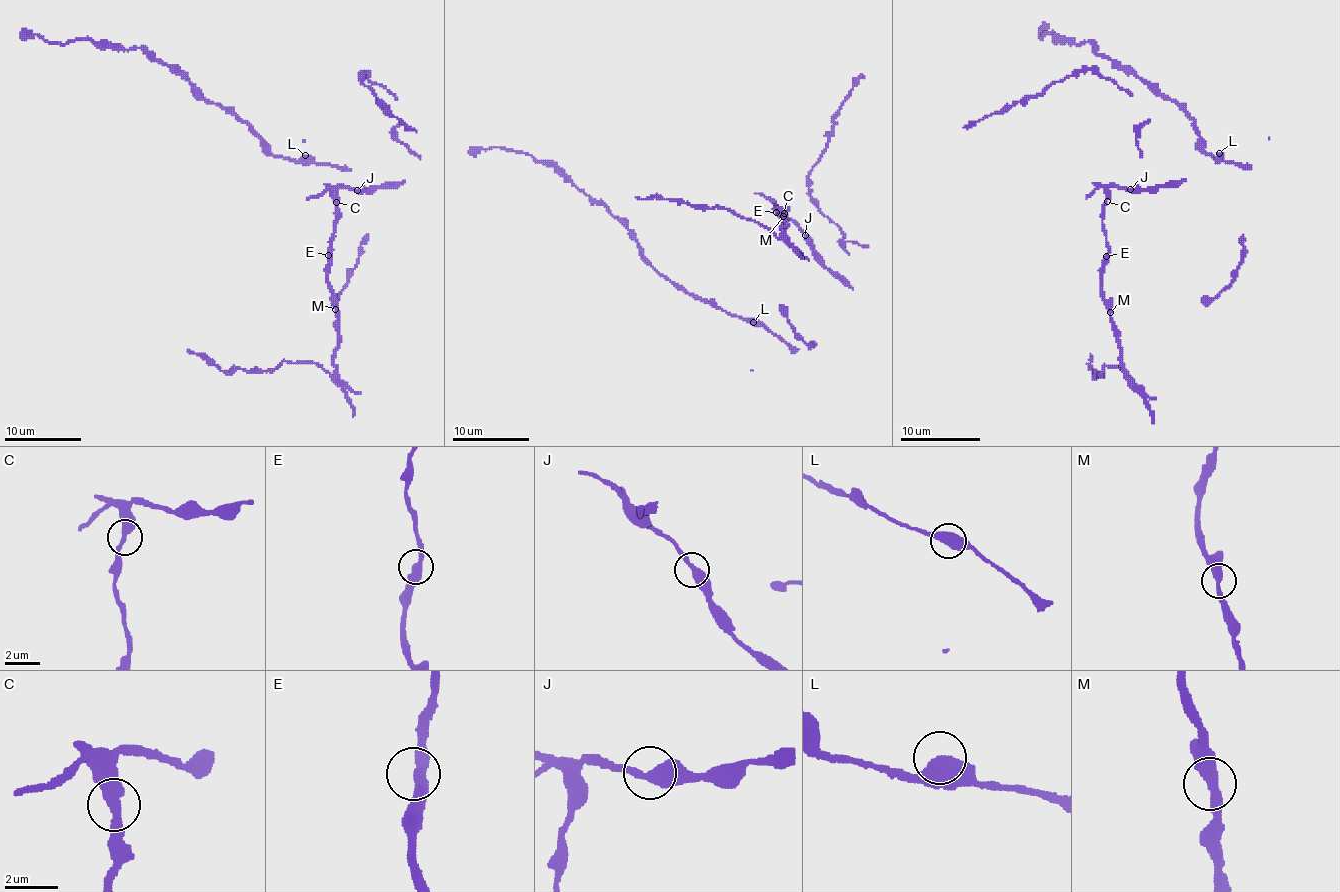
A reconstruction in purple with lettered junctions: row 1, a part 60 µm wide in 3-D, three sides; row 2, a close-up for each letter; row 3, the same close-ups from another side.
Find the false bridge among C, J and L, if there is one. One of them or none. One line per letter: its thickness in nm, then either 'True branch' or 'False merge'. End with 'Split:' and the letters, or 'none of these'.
C: Thickness 400 nm. False merge
J: Thickness 400 nm. True branch
L: Thickness 500 nm. True branch
Split: C

